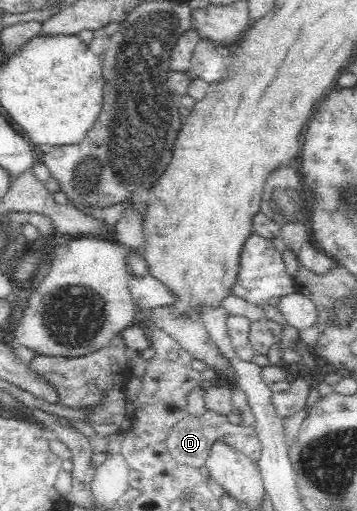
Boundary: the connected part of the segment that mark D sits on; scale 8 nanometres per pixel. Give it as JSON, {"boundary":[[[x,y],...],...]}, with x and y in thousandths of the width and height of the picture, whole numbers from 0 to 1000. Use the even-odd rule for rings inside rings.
{"boundary":[[[569,804],[557,816],[552,812],[524,812],[518,820],[490,828],[479,847],[473,847],[465,873],[479,896],[501,908],[543,912],[571,922],[577,900],[583,898],[597,869],[625,865],[641,877],[678,885],[697,900],[720,906],[734,886],[731,863],[723,859],[717,841],[709,834],[669,830],[650,832],[639,820],[599,808],[597,804]]]}

